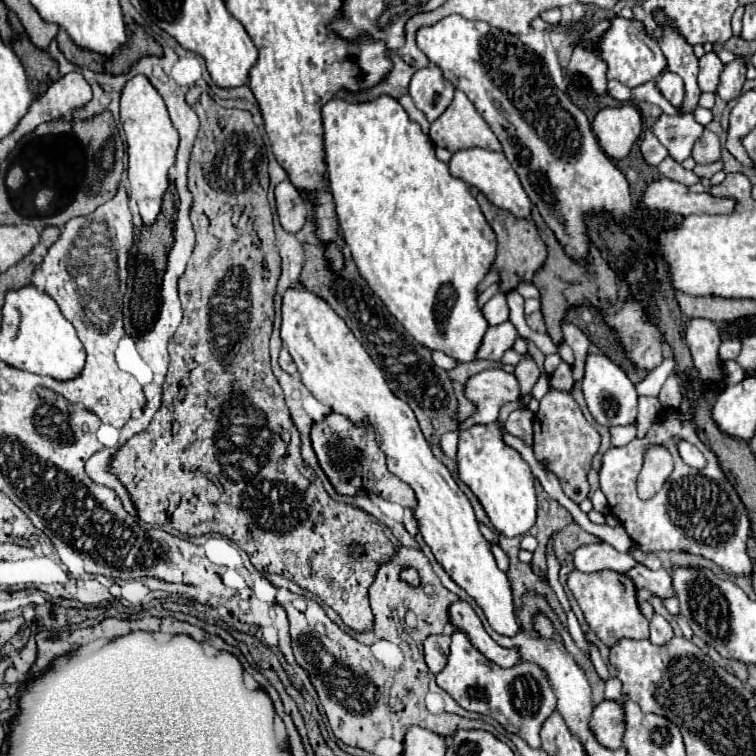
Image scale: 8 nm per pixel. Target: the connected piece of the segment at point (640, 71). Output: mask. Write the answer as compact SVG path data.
M615 16L613 26L605 32L603 40L599 42L599 48L601 48L603 60L609 66L607 78L619 80L627 88L635 88L639 84L655 80L667 68L667 58L663 56L659 42L653 40L651 36L647 36L637 20L623 20L623 18Z

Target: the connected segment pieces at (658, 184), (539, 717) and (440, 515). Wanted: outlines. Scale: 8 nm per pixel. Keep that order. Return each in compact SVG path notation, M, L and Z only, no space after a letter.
M659 178L645 190L643 206L649 210L675 212L681 216L689 214L731 214L735 210L731 196L713 196L709 192L693 194L685 184L669 178Z
M455 630L451 636L451 652L447 666L435 676L437 686L443 688L461 708L495 718L507 732L523 738L531 748L539 748L539 730L543 720L555 710L557 698L545 672L531 662L521 662L513 668L499 668L485 654L481 654L465 632Z
M287 288L281 306L281 340L297 364L303 384L317 400L323 400L333 412L347 416L351 422L361 424L367 420L371 424L377 434L377 444L387 456L387 468L417 494L415 518L437 562L471 598L475 598L495 632L513 636L519 630L519 620L513 608L511 586L505 572L497 568L489 542L479 532L467 496L459 490L445 464L433 456L413 410L389 390L383 372L347 328L345 320L321 296L307 288Z

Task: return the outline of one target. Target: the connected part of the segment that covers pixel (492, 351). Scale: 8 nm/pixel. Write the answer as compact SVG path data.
M509 320L507 324L489 328L483 336L481 346L477 348L477 360L501 360L503 352L513 346L515 338L517 338L517 330Z

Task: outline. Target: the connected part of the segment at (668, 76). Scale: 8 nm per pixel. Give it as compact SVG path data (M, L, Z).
M665 70L657 78L657 88L673 106L679 106L683 102L683 80L679 74Z

